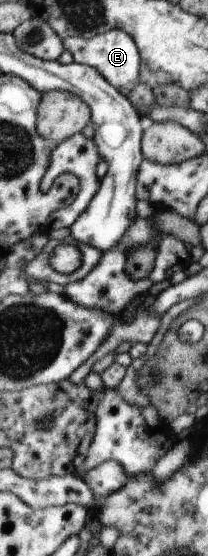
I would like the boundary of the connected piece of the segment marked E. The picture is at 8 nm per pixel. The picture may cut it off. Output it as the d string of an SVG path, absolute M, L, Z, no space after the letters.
M116 29L106 34L100 34L94 38L80 36L66 37L64 40L65 50L70 52L74 62L85 64L98 69L100 74L114 87L133 89L140 82L140 69L142 69L141 54L138 45L132 35L126 31Z

